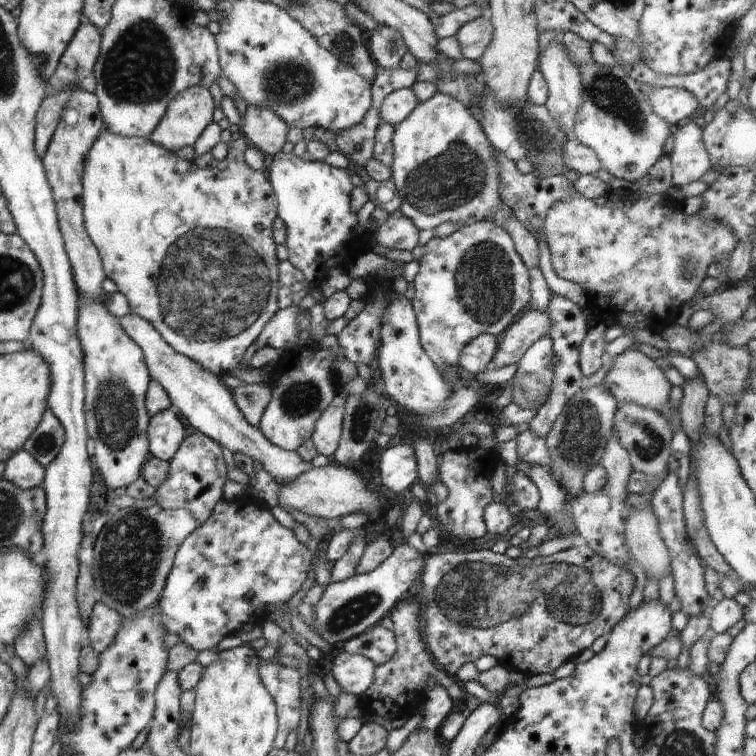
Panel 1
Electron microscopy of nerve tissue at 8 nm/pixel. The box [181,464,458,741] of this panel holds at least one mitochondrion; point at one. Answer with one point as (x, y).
(352, 611)

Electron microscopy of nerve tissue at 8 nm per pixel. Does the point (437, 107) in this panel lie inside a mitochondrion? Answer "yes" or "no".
no

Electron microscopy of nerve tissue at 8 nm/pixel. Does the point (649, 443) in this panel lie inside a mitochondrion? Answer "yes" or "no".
yes

